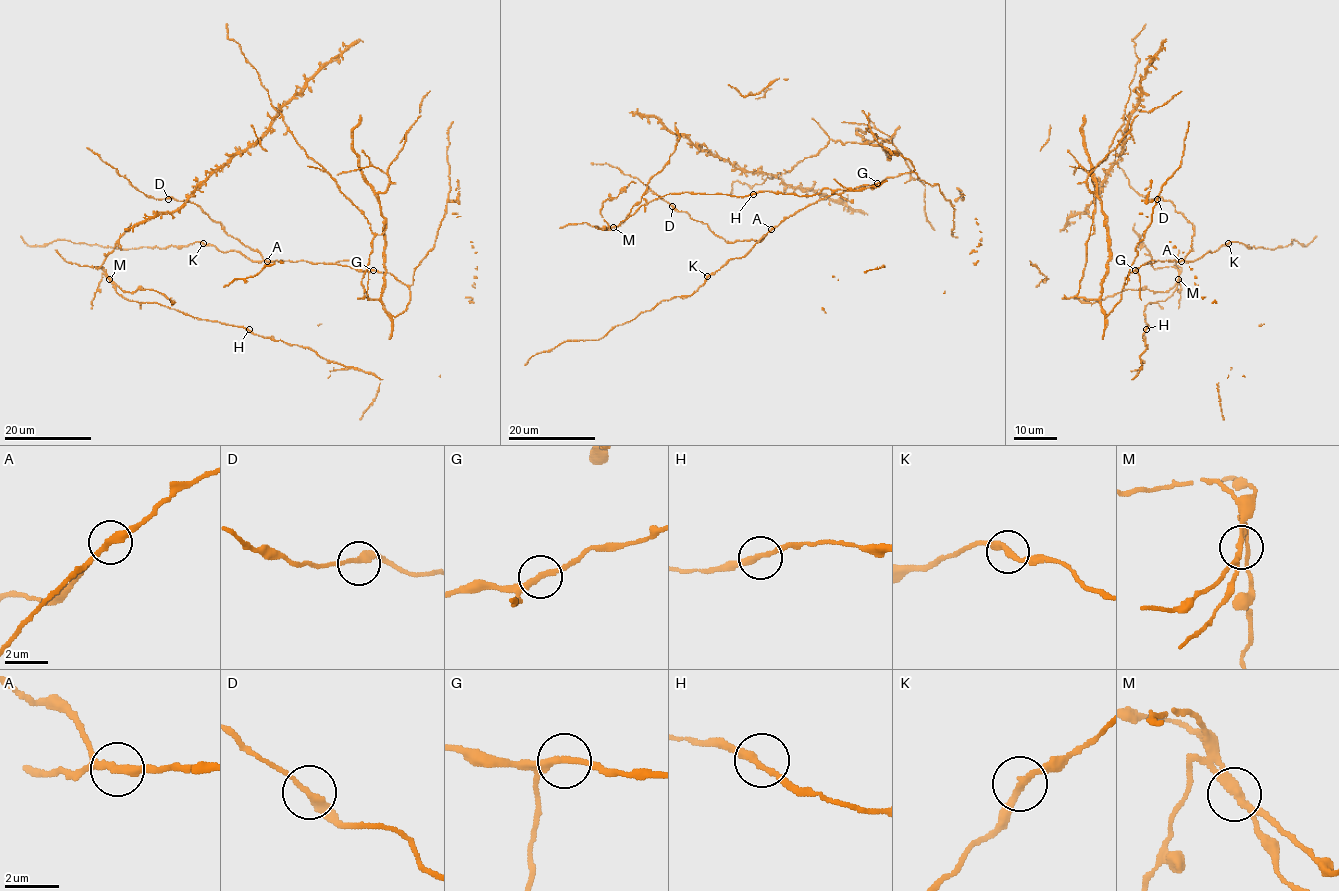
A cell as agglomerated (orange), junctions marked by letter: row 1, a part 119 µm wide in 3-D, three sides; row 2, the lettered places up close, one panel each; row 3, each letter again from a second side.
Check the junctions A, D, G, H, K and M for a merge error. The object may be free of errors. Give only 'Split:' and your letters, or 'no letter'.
Split: M

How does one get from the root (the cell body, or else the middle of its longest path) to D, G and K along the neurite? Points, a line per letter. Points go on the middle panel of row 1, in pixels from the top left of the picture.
D: (767, 233), (758, 241), (727, 242), (706, 223), (693, 220), (687, 213), (678, 211), (672, 206)
G: (767, 233), (820, 199), (877, 183)
K: (767, 233), (743, 256), (729, 259), (707, 277)

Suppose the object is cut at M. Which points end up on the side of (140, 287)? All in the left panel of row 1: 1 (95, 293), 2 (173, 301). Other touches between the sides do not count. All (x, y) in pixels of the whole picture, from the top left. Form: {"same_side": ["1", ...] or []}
{"same_side": ["1", "2"]}

